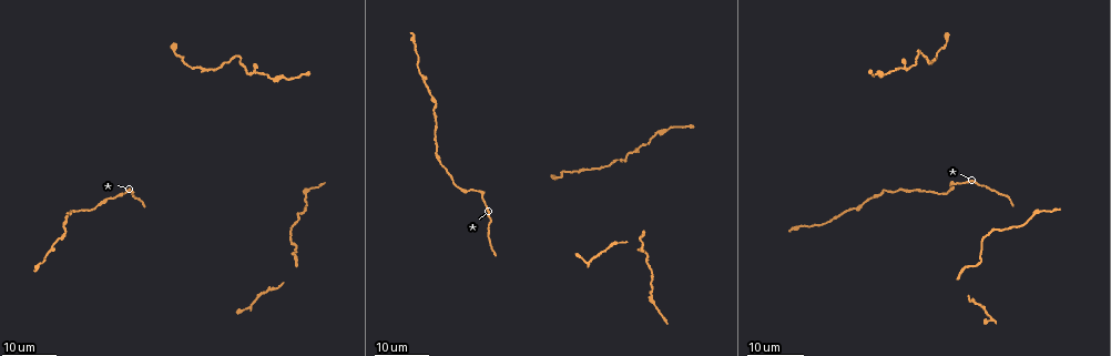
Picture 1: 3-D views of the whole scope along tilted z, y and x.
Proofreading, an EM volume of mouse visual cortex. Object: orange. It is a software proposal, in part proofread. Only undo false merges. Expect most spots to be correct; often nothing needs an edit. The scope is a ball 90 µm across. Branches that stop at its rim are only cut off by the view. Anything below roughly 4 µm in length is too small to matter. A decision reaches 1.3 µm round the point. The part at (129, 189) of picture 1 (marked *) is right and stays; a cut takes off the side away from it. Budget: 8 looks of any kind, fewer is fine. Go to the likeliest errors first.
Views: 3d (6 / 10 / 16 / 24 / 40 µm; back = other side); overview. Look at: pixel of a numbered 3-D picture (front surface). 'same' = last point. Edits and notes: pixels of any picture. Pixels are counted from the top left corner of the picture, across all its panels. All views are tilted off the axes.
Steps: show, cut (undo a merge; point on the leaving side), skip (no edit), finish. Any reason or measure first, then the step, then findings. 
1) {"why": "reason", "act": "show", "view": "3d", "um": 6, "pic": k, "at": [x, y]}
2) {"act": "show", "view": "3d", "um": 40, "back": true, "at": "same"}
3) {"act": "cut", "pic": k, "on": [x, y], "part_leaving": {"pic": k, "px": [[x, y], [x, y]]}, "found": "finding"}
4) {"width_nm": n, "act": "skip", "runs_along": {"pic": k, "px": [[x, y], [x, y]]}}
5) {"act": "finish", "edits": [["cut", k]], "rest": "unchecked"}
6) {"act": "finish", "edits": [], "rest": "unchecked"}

{"why": "a narrow waist", "act": "show", "view": "3d", "um": 24, "pic": 1, "at": [257, 73]}

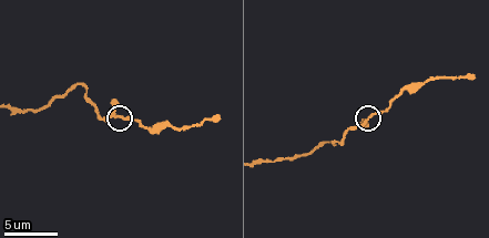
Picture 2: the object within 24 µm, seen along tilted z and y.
{"act": "show", "view": "3d", "um": 10, "pic": 2, "at": [370, 116]}

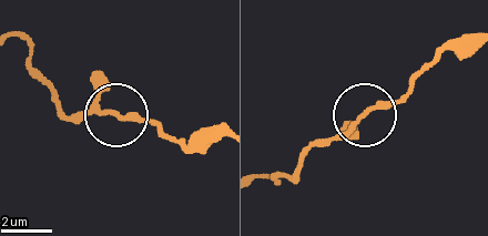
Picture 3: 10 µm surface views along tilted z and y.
{"act": "skip", "found": "continuous, no second neuron"}

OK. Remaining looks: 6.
{"why": "three-way junction", "act": "show", "view": "3d", "um": 16, "pic": 1, "at": [480, 190]}

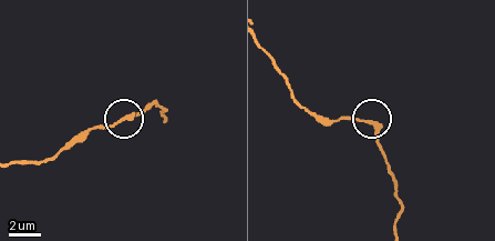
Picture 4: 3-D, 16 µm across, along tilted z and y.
{"act": "show", "view": "3d", "um": 6, "pic": 4, "at": [368, 122]}

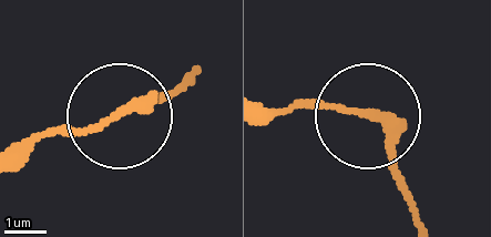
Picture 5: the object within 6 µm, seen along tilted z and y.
{"arms": 3, "act": "skip", "runs_along": {"pic": 5, "px": [[186, 79], [115, 120], [23, 136]]}, "found": "continuous, no second neuron"}

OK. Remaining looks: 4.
{"why": "thick turns thin", "act": "show", "view": "3d", "um": 6, "pic": 2, "at": [422, 82]}

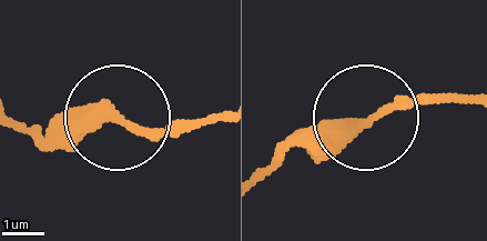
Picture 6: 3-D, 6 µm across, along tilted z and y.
{"width_nm": 290, "act": "skip", "found": "one neuron here"}

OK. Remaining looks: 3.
{"why": "a narrow waist", "act": "show", "view": "3d", "um": 24, "pic": 1, "at": [887, 189]}

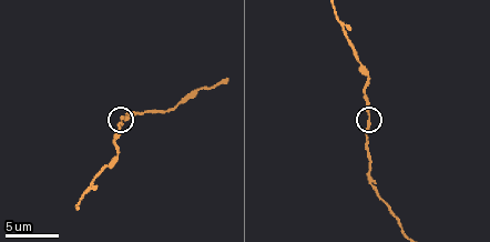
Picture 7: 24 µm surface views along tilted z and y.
{"why": "zoom in", "act": "show", "view": "3d", "um": 10, "pic": 7, "at": [121, 122]}

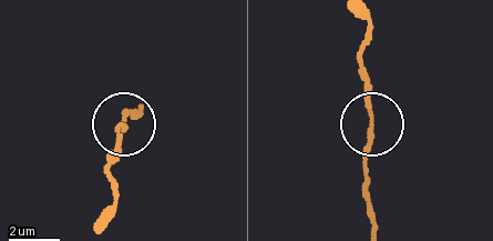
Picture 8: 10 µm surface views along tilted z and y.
{"act": "skip", "found": "continuous, no second neuron"}

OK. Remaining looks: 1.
{"act": "finish", "edits": [], "rest": "unchecked"}

